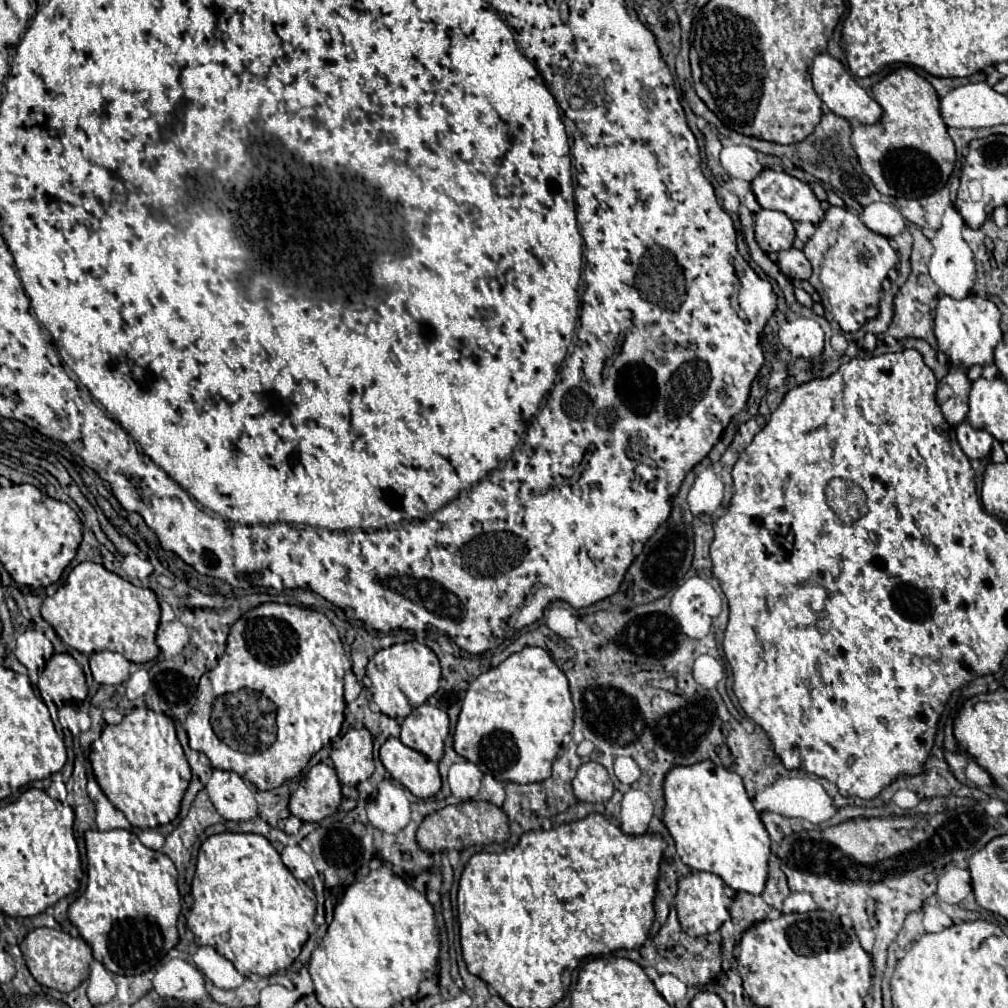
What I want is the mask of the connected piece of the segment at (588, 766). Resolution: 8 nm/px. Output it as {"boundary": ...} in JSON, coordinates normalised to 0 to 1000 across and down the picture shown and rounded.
{"boundary":[[[591,755],[577,757],[567,779],[571,791],[581,797],[597,797],[607,791],[607,775],[603,765]]]}

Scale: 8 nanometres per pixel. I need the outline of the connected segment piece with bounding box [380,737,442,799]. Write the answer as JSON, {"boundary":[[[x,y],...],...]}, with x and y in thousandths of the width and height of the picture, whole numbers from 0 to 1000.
{"boundary":[[[387,731],[377,741],[377,755],[387,771],[407,783],[411,791],[425,793],[438,783],[435,757],[433,759],[430,755],[425,755],[425,751],[403,741],[393,731]]]}

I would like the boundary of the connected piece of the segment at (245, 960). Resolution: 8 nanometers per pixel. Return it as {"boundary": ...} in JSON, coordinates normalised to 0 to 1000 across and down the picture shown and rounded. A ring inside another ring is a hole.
{"boundary":[[[216,826],[206,830],[196,846],[190,892],[192,898],[187,908],[187,922],[192,926],[194,938],[212,939],[242,969],[266,969],[286,961],[298,947],[300,938],[313,924],[313,889],[311,883],[303,875],[292,872],[292,868],[280,856],[276,844],[260,828]]]}

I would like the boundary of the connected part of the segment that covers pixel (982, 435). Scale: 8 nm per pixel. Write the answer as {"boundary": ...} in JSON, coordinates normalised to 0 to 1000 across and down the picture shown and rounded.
{"boundary":[[[960,420],[948,424],[948,434],[960,455],[976,455],[984,447],[984,432],[980,428],[970,428]]]}

